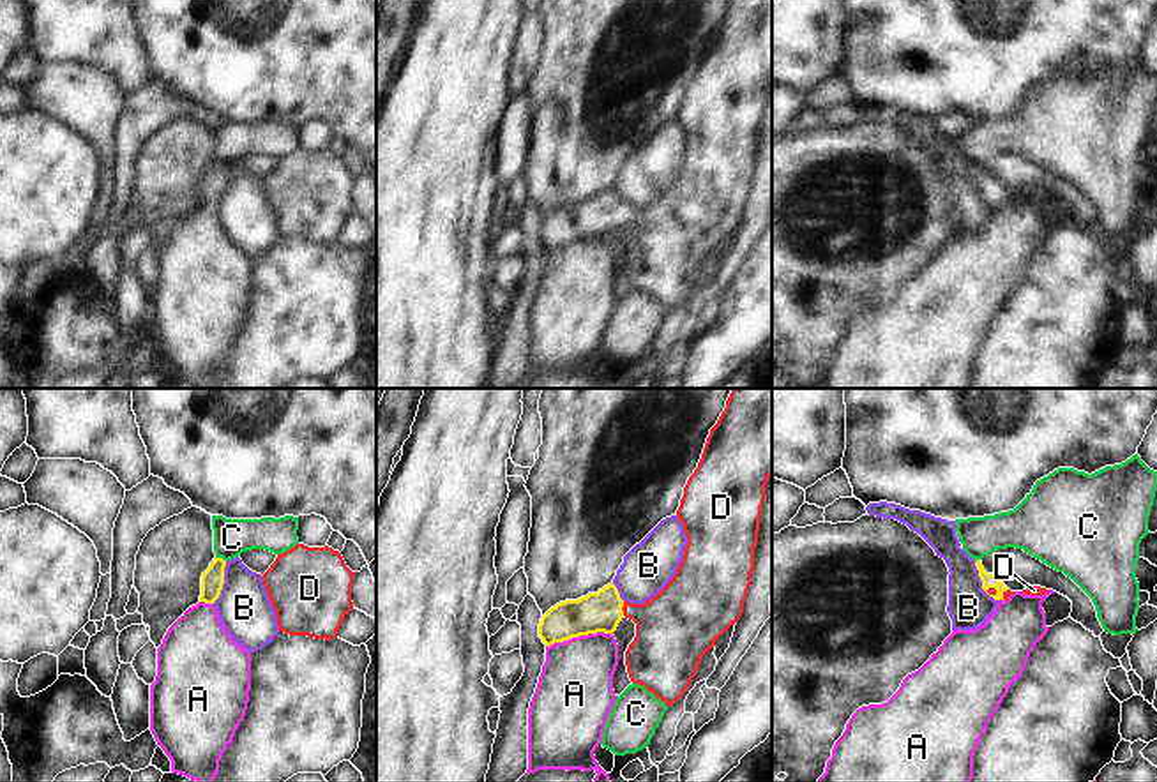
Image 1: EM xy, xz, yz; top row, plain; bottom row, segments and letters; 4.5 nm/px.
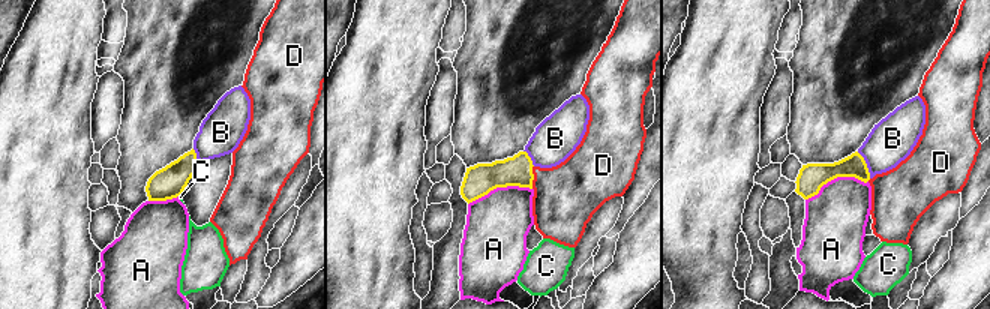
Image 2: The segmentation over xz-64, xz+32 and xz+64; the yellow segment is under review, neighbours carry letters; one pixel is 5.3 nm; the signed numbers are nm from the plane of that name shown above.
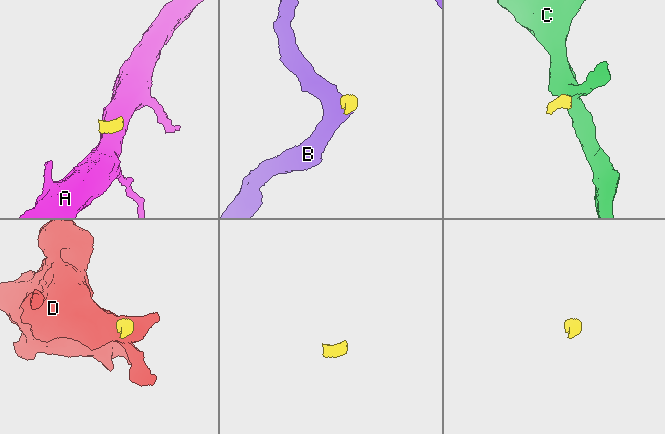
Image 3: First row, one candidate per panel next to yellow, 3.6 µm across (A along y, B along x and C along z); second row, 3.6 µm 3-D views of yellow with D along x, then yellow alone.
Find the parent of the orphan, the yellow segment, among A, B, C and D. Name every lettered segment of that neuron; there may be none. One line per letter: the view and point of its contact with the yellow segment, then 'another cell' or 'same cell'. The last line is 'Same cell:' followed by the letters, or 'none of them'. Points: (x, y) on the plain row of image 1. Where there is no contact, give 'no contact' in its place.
A: xz (578, 240) | another cell
B: yz (983, 187) | another cell
C: xy (221, 163) | another cell
D: xz (620, 214) | same cell
Same cell: D

